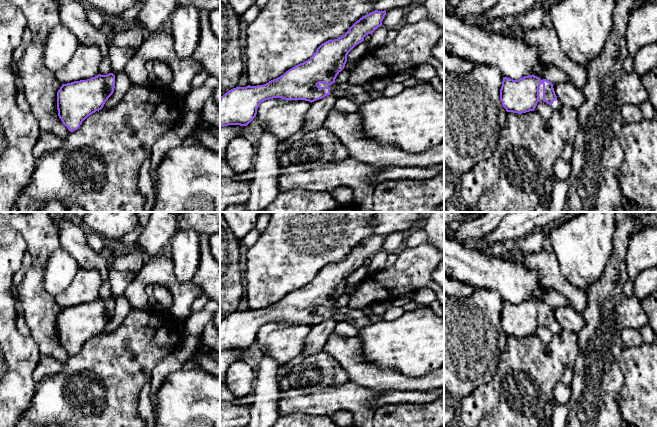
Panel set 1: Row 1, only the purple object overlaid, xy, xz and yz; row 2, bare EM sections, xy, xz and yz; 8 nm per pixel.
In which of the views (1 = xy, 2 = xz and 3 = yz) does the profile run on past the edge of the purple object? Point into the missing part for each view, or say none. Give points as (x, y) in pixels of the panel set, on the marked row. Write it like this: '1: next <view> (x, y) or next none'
1: next none
2: next xz (355, 92)
3: next yz (556, 105)

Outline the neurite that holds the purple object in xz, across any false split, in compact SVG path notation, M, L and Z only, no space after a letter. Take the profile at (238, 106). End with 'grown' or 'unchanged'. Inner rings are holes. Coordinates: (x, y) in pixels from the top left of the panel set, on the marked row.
M375 10L363 16L343 36L322 43L310 59L296 65L280 77L264 85L237 86L229 90L220 97L220 128L228 125L247 126L256 117L259 105L265 100L273 98L305 100L312 103L331 94L336 98L348 98L360 108L361 105L371 100L364 86L351 84L348 81L345 83L336 83L335 79L344 69L348 53L356 45L363 42L366 35L372 34L378 27L382 26L385 15L386 11Z; grown

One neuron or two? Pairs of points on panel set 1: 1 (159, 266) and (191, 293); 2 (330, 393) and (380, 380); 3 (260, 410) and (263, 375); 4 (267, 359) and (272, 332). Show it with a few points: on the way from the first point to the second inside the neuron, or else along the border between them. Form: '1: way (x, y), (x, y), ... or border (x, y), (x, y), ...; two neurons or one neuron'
1: way (165, 275), (182, 292); one neuron
2: border (350, 380), (381, 392); two neurons
3: way (263, 401), (263, 384); one neuron
4: border (260, 352), (267, 351), (280, 366); two neurons

